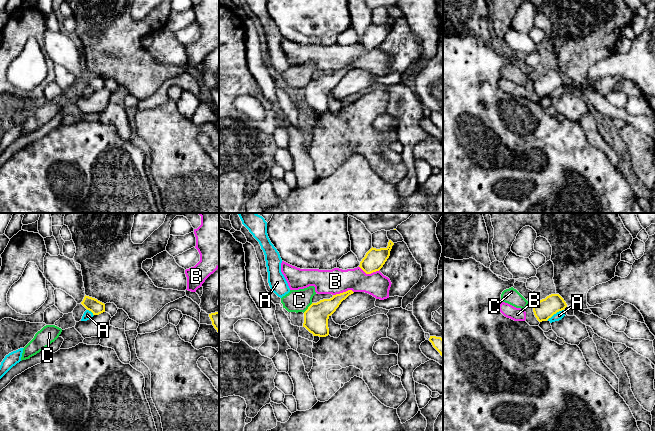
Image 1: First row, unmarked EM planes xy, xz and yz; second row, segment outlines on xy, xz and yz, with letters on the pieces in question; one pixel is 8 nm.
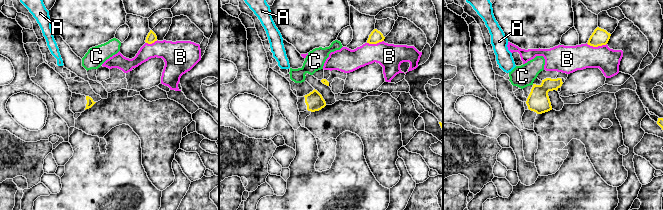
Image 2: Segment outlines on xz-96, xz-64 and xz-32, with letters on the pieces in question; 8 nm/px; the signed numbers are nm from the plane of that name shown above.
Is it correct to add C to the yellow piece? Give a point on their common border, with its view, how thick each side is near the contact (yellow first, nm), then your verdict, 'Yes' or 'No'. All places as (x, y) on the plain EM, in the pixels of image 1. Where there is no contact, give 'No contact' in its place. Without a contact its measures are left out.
Touches yellow at xz (308, 84). Thickness 190 nm (yellow) against 180 nm. No

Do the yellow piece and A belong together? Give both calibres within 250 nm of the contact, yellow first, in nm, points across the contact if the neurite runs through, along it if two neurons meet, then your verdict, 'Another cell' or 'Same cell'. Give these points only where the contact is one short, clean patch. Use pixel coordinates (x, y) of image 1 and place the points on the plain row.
Thickness 160 nm (yellow) against 70 nm. Boundary: yz (563, 85), (547, 95). Another cell

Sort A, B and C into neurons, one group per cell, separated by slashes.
A / B / C

